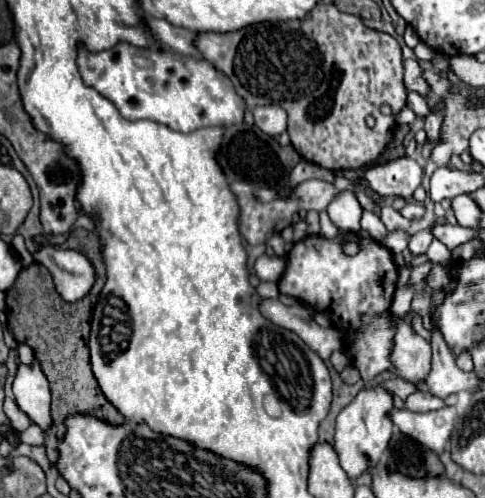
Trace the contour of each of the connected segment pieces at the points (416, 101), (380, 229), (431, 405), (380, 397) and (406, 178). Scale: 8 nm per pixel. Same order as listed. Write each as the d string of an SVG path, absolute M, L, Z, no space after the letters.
M406 89L407 106L410 107L420 117L426 117L430 109L425 99L417 92Z
M363 211L363 217L361 217L361 229L369 231L377 241L381 241L385 235L387 235L387 227L383 225L383 221L371 213L371 211Z
M417 389L413 395L407 397L405 405L407 405L409 411L433 411L433 409L445 407L445 401L435 397L435 395L431 395L425 389Z
M363 387L353 401L339 413L337 417L337 431L335 431L335 451L341 459L341 467L347 471L351 479L357 479L361 473L369 469L369 465L375 465L385 451L391 431L393 431L393 421L391 421L391 411L393 411L393 393L387 391L385 387Z
M399 157L385 165L375 165L365 173L365 179L379 195L391 197L411 197L413 191L421 185L423 169L417 161L409 157Z

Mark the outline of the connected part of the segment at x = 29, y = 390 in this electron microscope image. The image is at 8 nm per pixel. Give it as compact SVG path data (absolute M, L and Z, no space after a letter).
M37 359L31 365L19 363L13 377L13 395L19 409L27 413L31 421L35 421L41 429L51 427L49 381Z

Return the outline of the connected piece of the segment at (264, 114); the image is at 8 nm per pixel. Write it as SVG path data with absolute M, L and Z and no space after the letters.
M265 105L265 107L255 107L253 109L253 117L255 117L255 125L275 137L275 135L281 135L285 129L287 129L287 115L285 115L285 109L277 107L277 105Z

